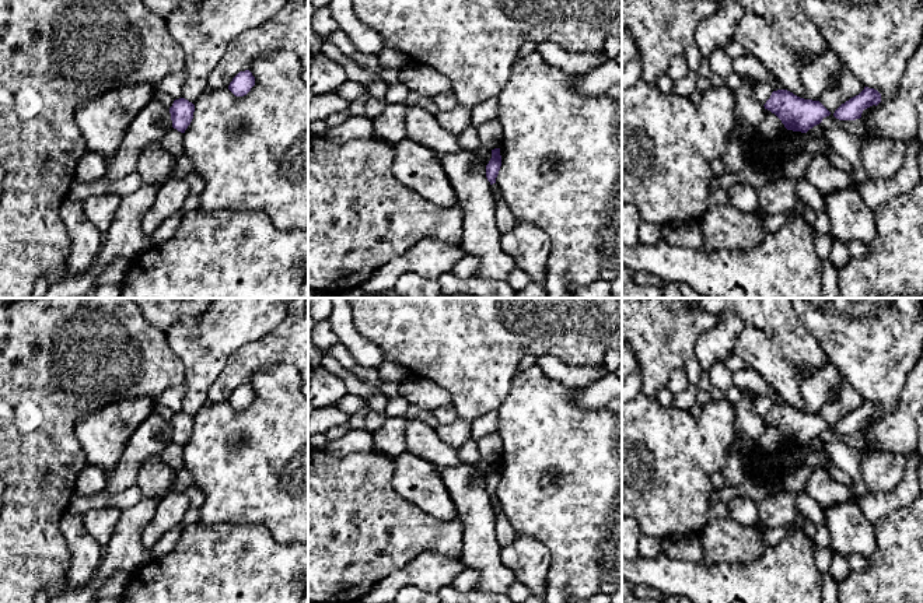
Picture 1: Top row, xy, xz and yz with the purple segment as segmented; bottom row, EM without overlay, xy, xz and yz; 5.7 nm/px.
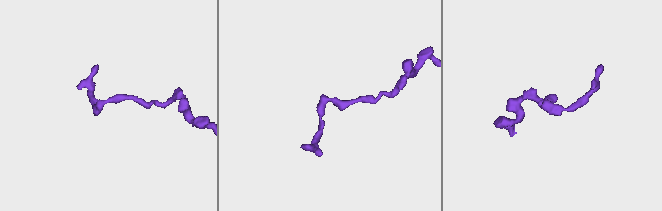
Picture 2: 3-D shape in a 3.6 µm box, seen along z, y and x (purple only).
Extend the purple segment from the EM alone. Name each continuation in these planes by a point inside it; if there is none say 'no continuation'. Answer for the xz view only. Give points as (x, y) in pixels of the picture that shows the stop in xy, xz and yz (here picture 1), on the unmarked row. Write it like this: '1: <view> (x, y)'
no continuation

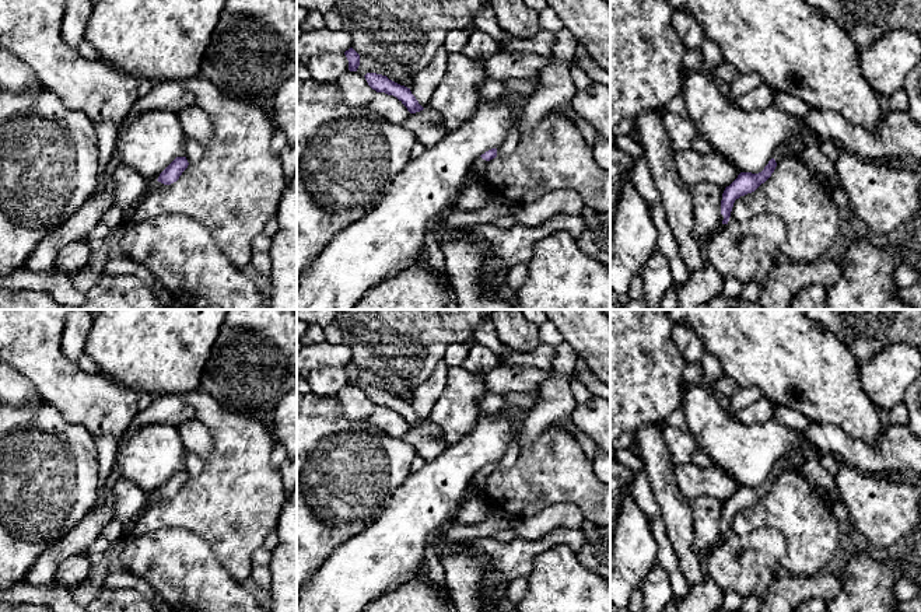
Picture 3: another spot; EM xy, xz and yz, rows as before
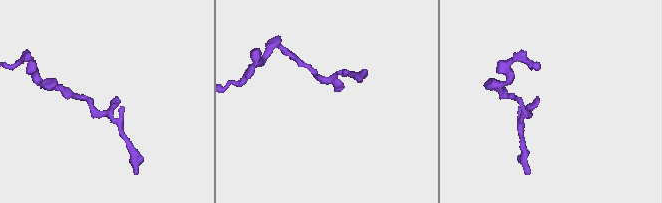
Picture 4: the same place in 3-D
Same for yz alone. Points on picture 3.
1: yz (790, 461)

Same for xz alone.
1: xz (479, 479)

